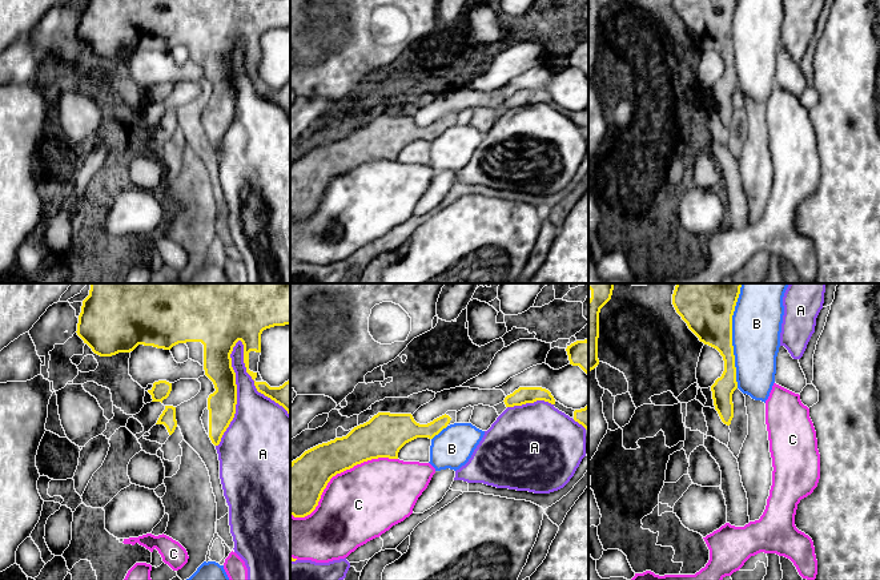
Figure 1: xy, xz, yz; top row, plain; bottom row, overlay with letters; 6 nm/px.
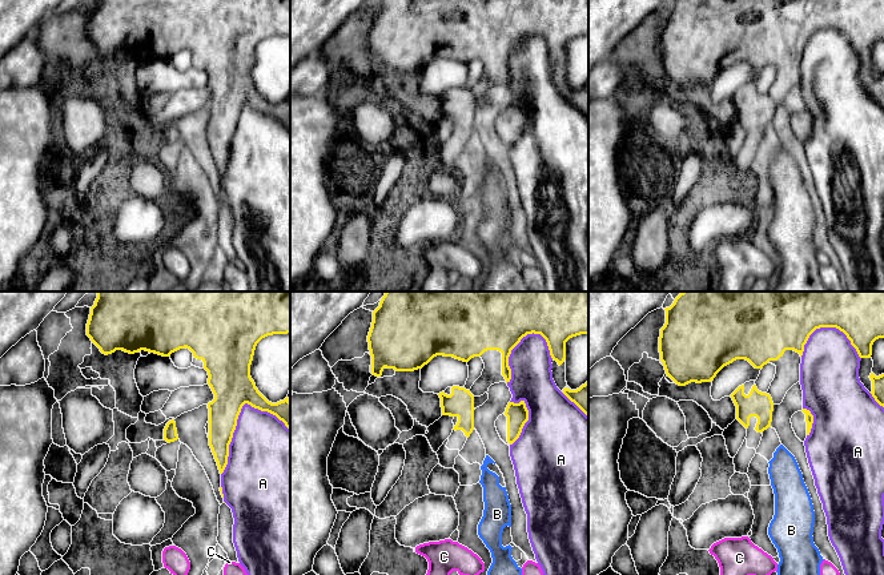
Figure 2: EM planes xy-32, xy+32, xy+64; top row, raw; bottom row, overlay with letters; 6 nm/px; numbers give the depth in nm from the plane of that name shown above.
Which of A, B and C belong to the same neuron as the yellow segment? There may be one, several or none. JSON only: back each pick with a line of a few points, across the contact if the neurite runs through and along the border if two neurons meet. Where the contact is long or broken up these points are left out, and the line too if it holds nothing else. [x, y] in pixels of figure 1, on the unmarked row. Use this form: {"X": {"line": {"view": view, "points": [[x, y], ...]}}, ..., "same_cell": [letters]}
{"same_cell": []}

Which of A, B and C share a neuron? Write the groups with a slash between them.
A / B / C

